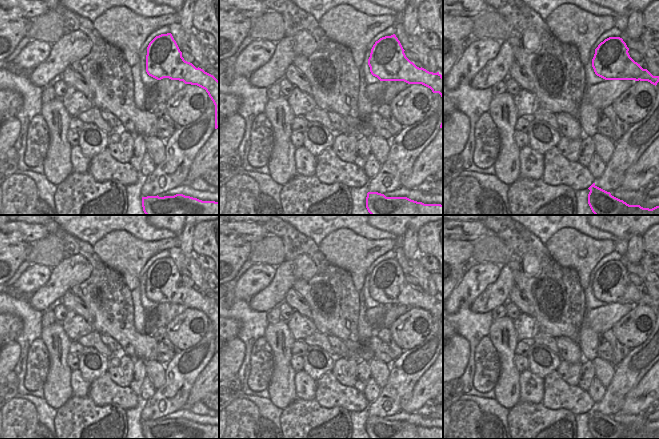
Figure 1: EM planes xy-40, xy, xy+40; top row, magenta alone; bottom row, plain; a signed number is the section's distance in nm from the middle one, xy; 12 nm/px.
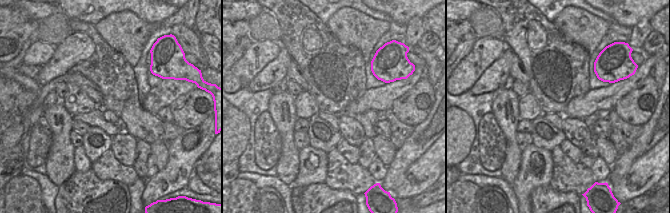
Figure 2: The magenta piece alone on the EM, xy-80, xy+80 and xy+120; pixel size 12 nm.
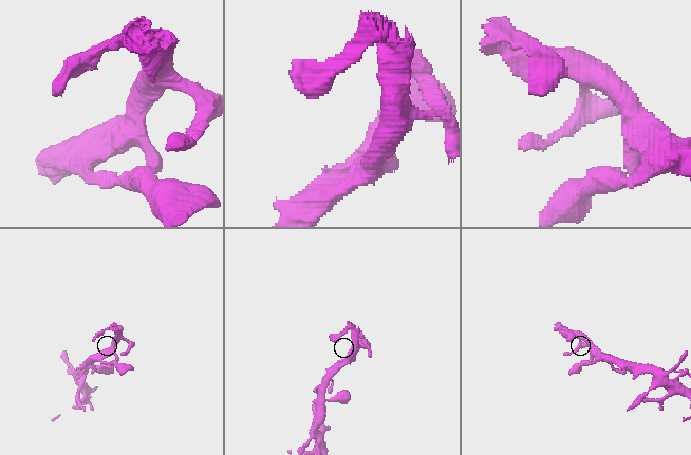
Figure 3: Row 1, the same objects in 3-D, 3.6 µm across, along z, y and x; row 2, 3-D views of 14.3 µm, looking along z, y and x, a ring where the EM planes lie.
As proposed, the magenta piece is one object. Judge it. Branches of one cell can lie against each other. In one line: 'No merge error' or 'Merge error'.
No merge error.

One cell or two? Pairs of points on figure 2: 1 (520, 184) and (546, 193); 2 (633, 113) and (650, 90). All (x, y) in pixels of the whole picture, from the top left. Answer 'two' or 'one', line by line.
1: two
2: one

